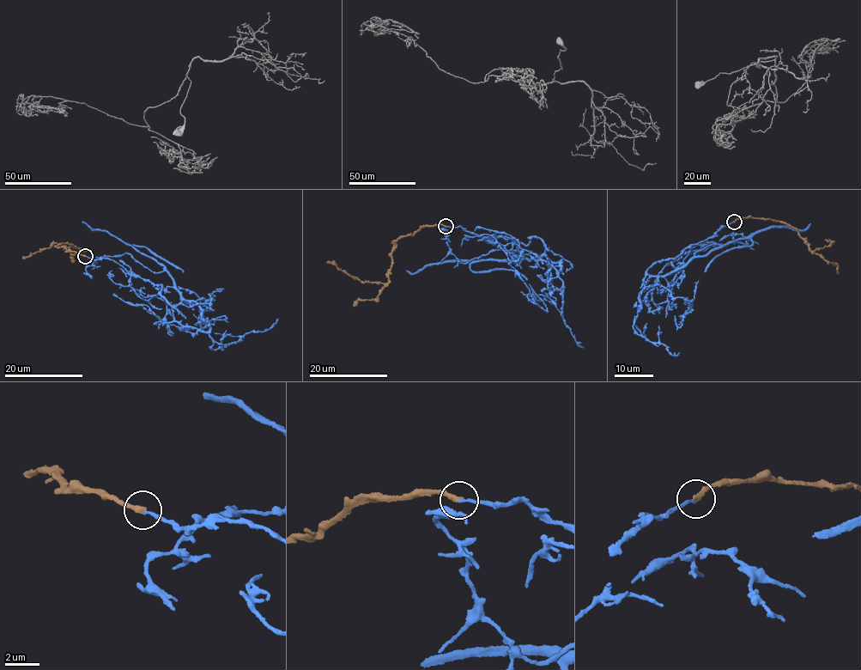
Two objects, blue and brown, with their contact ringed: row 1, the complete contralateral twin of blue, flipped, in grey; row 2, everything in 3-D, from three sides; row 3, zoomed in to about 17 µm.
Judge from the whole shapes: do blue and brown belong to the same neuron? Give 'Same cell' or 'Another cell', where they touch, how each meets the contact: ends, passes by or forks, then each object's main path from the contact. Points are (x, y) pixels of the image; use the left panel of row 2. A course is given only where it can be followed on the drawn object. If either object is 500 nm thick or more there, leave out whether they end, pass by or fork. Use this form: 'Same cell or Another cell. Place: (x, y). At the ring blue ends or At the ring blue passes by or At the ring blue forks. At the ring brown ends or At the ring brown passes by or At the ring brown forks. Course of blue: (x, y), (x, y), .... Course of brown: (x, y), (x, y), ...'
Another cell. Place: (85, 256). At the ring blue ends. At the ring brown ends. Course of blue: (85, 256), (114, 260), (160, 284), (170, 303), (199, 303), (209, 330), (162, 322), (114, 294). Course of brown: (84, 255), (57, 246), (64, 242), (75, 246), (80, 249), (56, 242), (22, 258)

